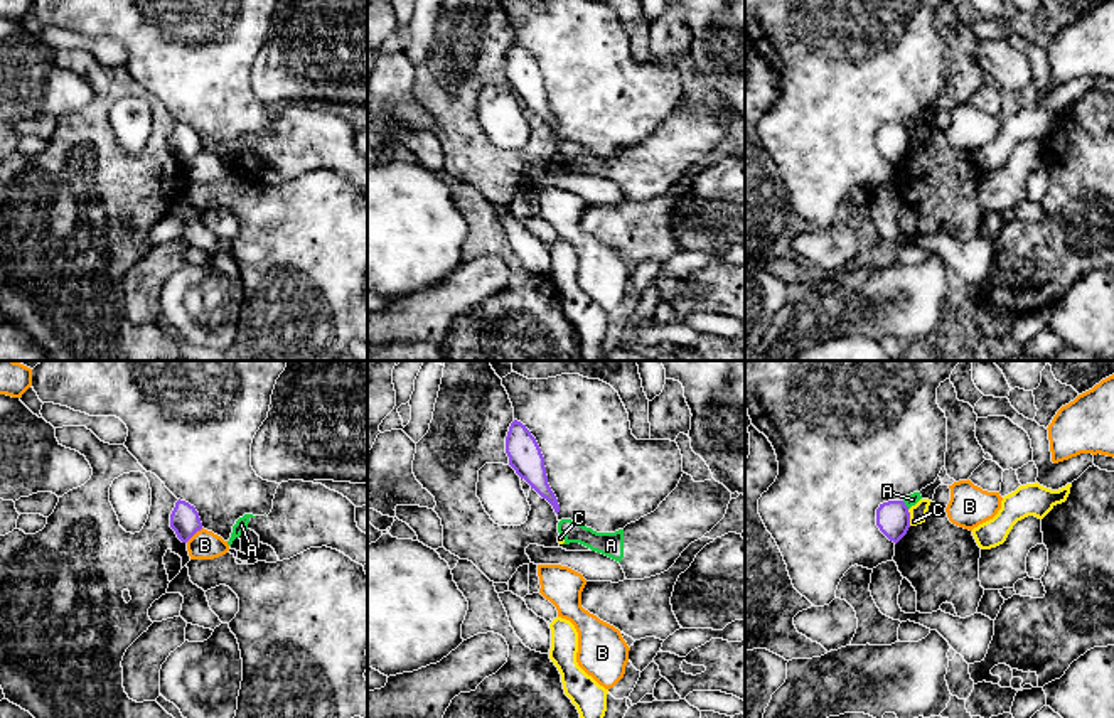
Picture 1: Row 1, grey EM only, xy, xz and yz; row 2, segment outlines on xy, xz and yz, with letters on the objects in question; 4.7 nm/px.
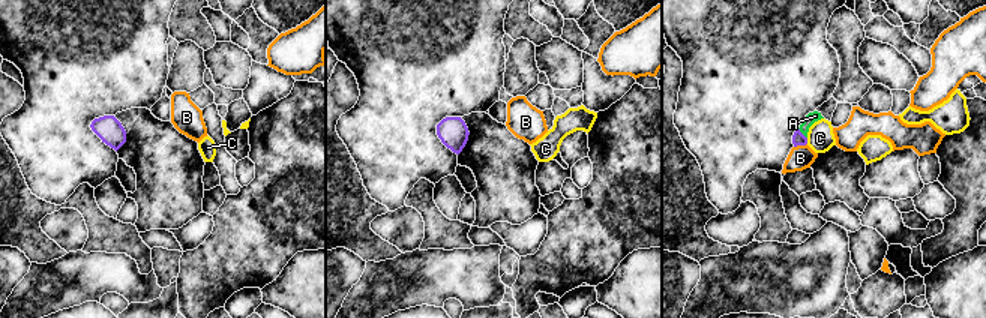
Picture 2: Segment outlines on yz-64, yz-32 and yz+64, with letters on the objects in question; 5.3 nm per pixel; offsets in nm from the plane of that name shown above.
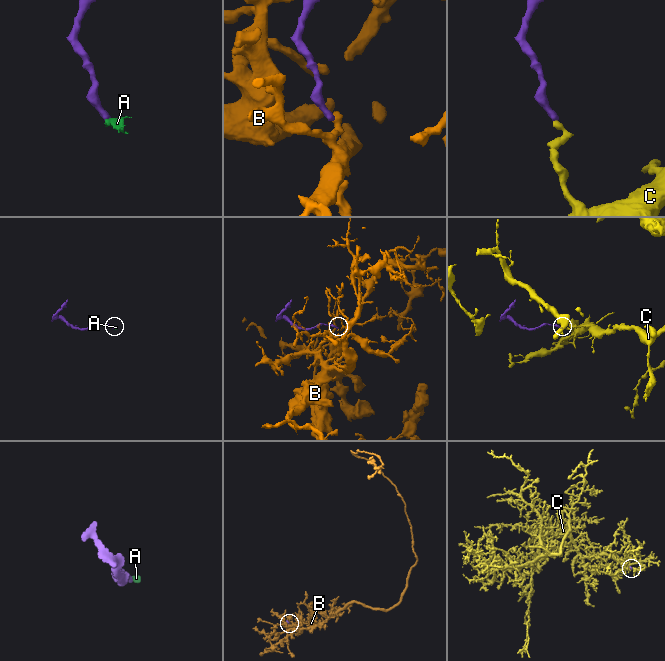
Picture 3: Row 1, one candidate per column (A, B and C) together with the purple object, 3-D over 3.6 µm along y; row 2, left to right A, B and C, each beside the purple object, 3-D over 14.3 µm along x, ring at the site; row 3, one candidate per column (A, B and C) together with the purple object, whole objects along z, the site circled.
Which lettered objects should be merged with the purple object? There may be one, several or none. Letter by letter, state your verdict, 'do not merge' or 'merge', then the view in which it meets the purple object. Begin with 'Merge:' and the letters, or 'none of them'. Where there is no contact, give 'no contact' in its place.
Merge: none of them
A: do not merge; contact in yz
B: do not merge; contact in xy
C: do not merge; contact in yz

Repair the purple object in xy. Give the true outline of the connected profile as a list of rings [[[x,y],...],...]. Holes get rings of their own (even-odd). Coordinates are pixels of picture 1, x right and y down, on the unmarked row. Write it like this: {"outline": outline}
{"outline": [[[179,121],[170,137],[170,150],[182,165],[187,165],[197,153],[202,152],[202,145],[195,130]]]}

